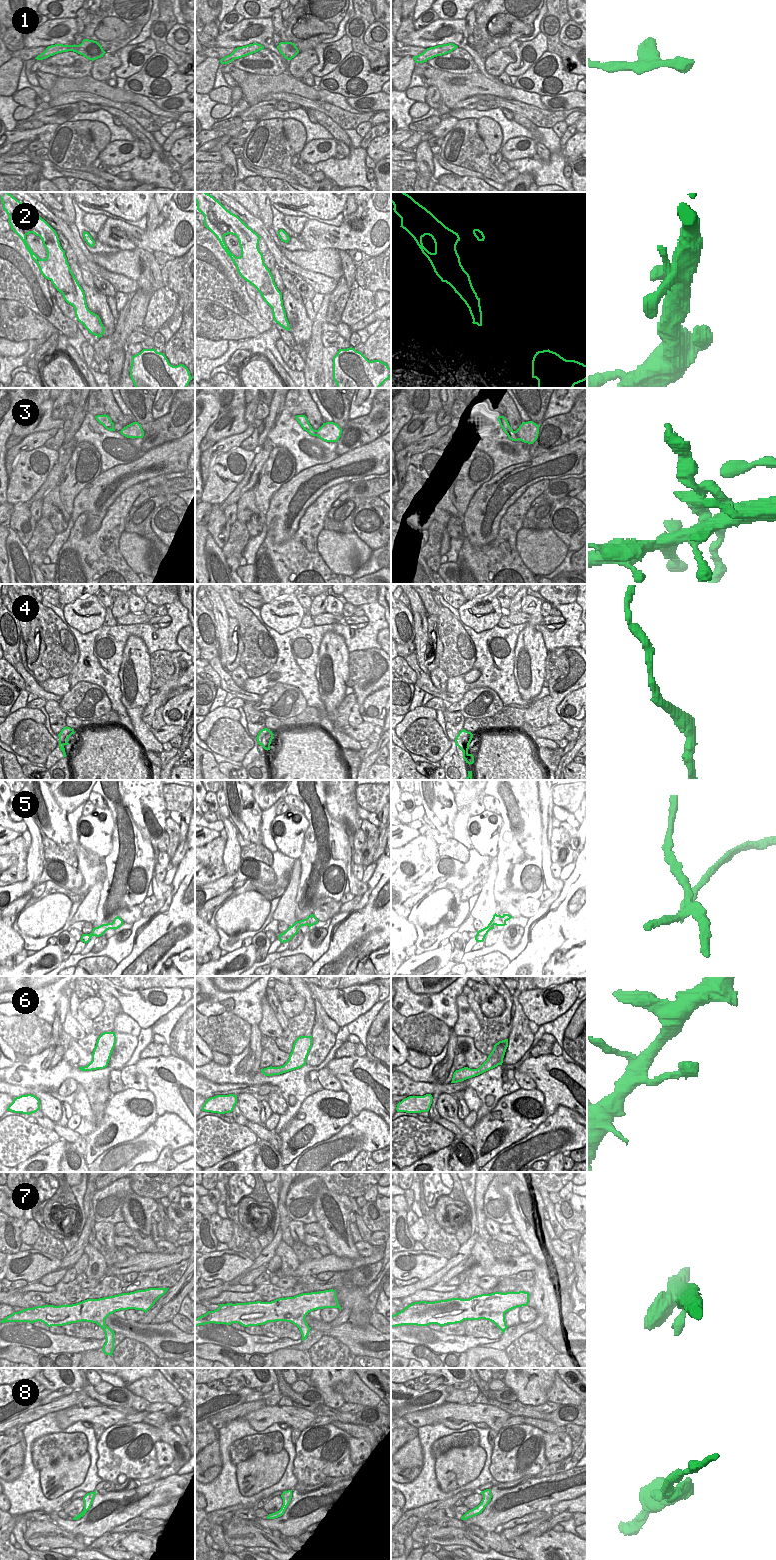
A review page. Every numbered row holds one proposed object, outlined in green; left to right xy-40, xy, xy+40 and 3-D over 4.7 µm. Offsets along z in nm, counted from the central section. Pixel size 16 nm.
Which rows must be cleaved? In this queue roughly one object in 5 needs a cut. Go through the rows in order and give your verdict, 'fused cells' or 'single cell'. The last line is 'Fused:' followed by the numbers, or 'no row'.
1: single cell
2: single cell
3: single cell
4: single cell
5: fused cells
6: single cell
7: single cell
8: single cell
Fused: 5

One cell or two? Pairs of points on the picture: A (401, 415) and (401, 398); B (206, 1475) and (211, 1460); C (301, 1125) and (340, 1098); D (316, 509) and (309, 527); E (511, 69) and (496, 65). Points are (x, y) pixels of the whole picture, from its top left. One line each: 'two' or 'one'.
A: one
B: one
C: one
D: one
E: two

